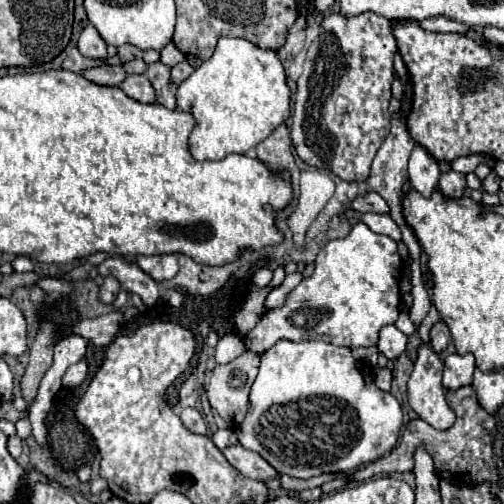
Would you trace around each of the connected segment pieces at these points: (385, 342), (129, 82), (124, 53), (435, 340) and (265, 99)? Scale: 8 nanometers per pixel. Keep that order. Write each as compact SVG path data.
M390 325L390 327L382 327L376 347L386 359L394 361L404 353L406 341L408 341L408 337L402 331L398 331L394 325Z
M128 75L124 79L124 83L120 85L120 89L128 97L132 97L132 99L136 99L140 103L156 103L154 87L152 87L152 83L144 75Z
M120 45L118 47L118 57L120 57L122 63L126 63L126 61L132 61L136 57L142 57L142 51L134 45Z
M438 321L432 331L430 331L430 343L432 343L432 349L436 353L444 353L446 347L450 345L450 329L446 327L444 321Z
M220 37L214 55L202 61L202 65L180 83L176 101L178 107L192 113L198 123L190 135L190 153L200 161L218 161L232 153L246 153L290 115L290 87L278 53L240 37Z

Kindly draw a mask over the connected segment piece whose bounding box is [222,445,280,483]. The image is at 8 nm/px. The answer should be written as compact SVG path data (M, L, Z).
M242 445L226 447L222 453L228 459L228 463L234 465L248 479L256 479L264 483L268 479L280 479L280 473L268 461L264 461L258 453L244 449Z

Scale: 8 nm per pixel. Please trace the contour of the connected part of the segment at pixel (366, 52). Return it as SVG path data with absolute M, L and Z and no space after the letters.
M338 13L324 17L320 35L310 43L302 75L298 77L292 115L292 143L304 163L332 171L344 181L366 181L370 177L372 159L390 133L388 101L392 97L390 83L394 79L392 59L396 55L396 49L398 47L392 35L390 21L376 13L362 13L356 17Z

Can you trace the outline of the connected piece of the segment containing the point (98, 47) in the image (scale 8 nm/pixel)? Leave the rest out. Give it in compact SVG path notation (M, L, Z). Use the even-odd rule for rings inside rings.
M88 25L82 31L82 35L78 39L78 51L90 59L102 59L102 61L106 59L106 43L92 25Z

